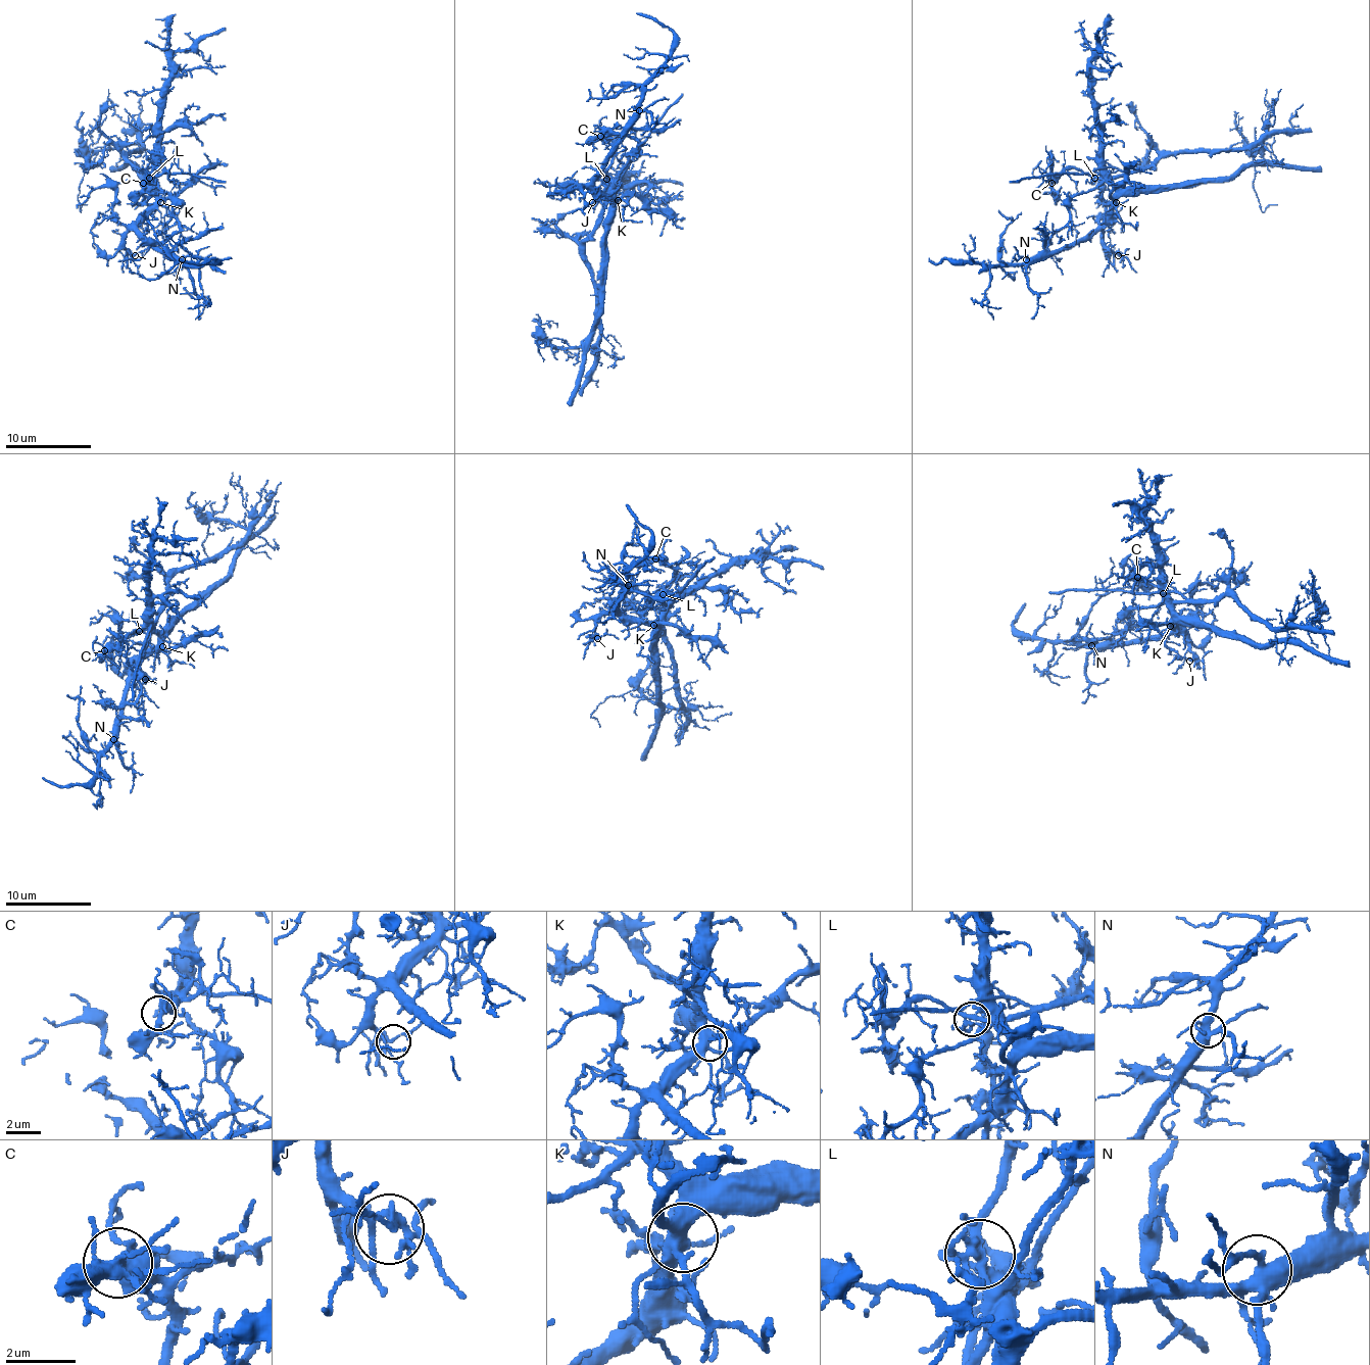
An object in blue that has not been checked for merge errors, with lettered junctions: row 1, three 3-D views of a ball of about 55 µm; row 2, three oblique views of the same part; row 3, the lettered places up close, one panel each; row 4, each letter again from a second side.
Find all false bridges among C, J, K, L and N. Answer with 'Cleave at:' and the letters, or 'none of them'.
Cleave at: L

